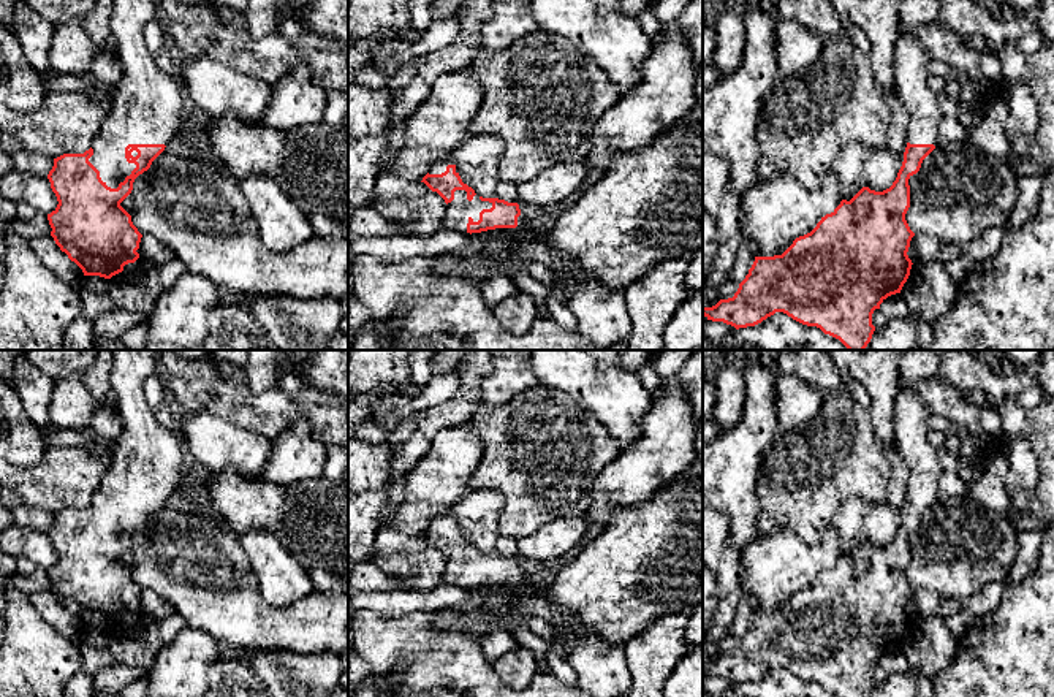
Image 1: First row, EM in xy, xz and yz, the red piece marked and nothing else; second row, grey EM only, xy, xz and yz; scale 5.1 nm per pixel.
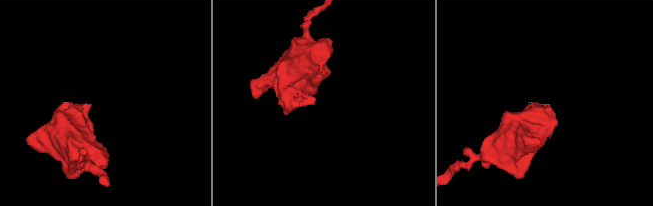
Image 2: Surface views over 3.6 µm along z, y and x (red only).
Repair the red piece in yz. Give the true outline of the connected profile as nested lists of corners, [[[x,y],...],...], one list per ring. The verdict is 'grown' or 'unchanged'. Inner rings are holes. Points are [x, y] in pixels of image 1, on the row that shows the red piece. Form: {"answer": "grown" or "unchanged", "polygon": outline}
{"answer": "grown", "polygon": [[[900,0],[894,86],[910,112],[910,120],[904,162],[893,185],[883,192],[863,187],[850,201],[842,200],[831,214],[821,217],[810,233],[796,238],[782,255],[755,257],[733,298],[703,307],[707,320],[723,322],[739,329],[783,312],[802,325],[817,326],[839,339],[848,350],[867,347],[875,331],[874,310],[880,309],[888,296],[900,293],[913,265],[907,255],[915,236],[905,220],[910,208],[908,179],[919,171],[923,160],[940,143],[943,114],[937,93],[927,86],[931,59],[915,35],[916,27],[934,24],[937,17],[938,0]]]}

